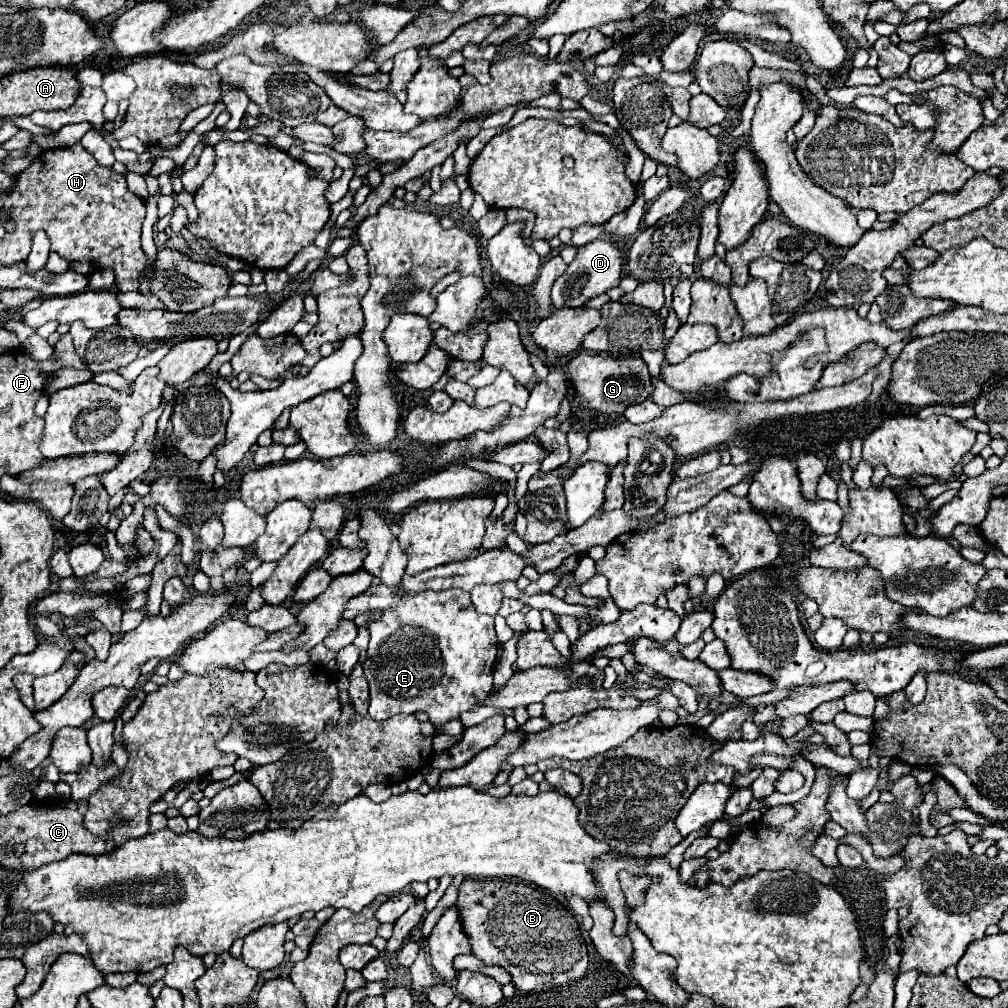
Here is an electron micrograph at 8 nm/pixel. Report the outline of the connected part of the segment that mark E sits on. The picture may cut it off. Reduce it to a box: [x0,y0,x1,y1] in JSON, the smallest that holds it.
[363,592,499,724]

